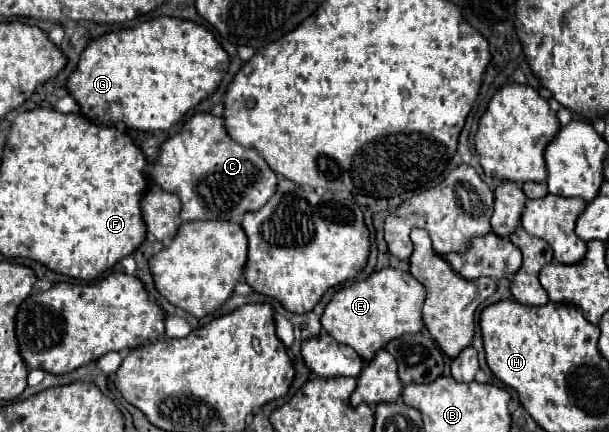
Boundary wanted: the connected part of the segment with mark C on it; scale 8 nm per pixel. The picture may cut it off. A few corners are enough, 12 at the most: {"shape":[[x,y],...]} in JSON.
{"shape":[[191,115],[149,177],[181,221],[239,223],[277,175],[223,119]]}

